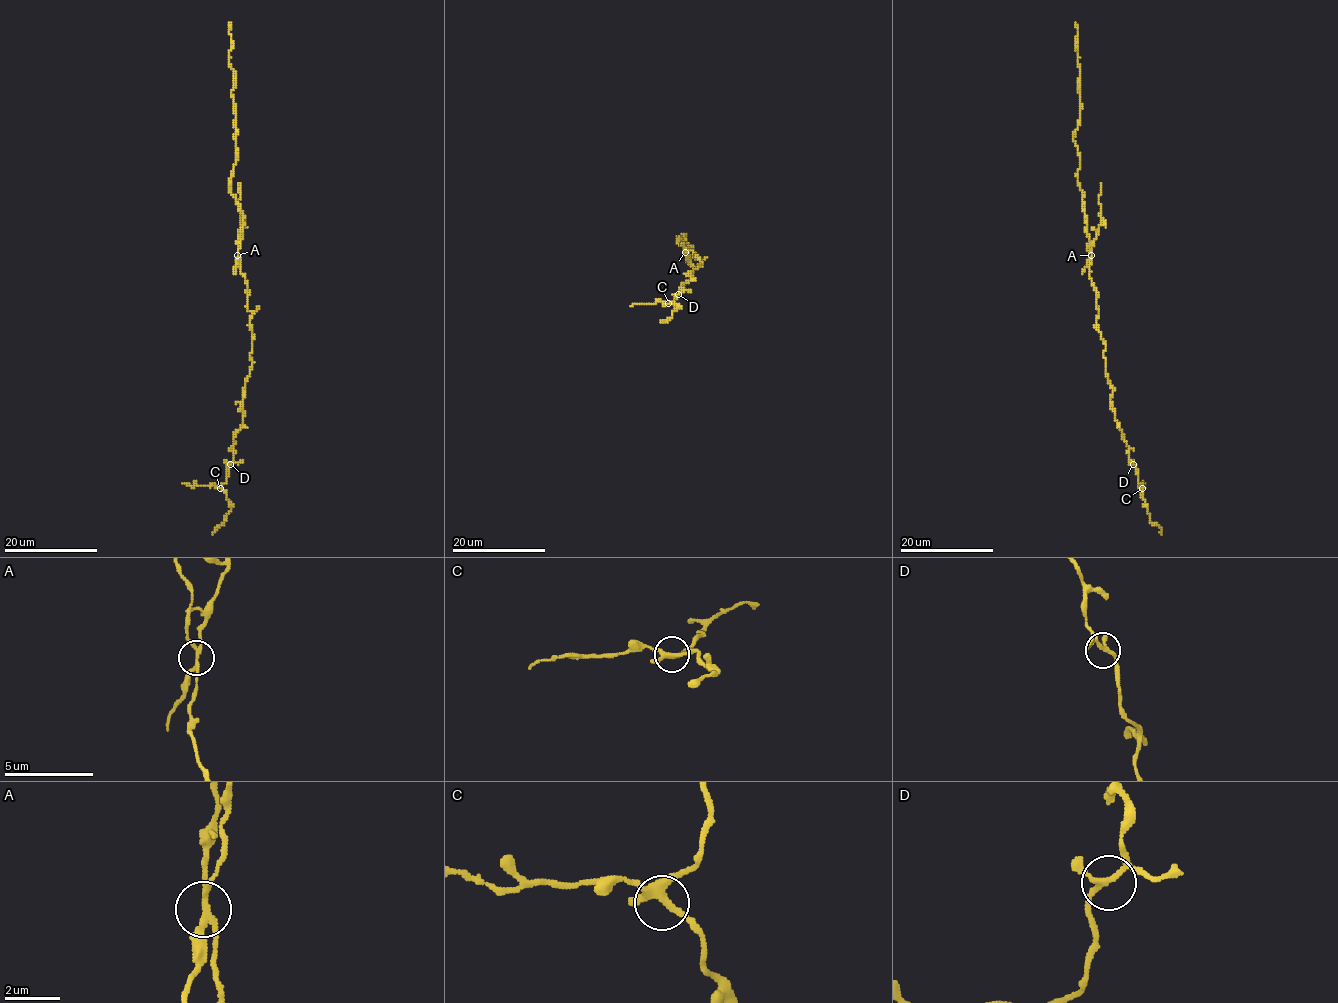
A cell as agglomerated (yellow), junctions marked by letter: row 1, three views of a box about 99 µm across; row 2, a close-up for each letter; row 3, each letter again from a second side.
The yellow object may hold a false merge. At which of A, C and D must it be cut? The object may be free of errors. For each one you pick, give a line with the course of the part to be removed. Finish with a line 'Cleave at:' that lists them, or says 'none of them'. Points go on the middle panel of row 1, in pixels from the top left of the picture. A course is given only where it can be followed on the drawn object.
Cleave at: A

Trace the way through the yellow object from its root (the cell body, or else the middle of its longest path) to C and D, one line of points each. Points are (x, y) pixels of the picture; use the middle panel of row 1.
C: (695, 254), (701, 266), (689, 273), (691, 278), (682, 284), (676, 298), (668, 303)
D: (695, 254), (701, 266), (689, 273), (691, 278), (682, 284), (678, 294)

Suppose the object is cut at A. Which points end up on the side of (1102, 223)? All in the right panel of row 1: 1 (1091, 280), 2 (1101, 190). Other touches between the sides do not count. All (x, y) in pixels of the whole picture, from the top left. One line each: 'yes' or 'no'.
1: no
2: yes

